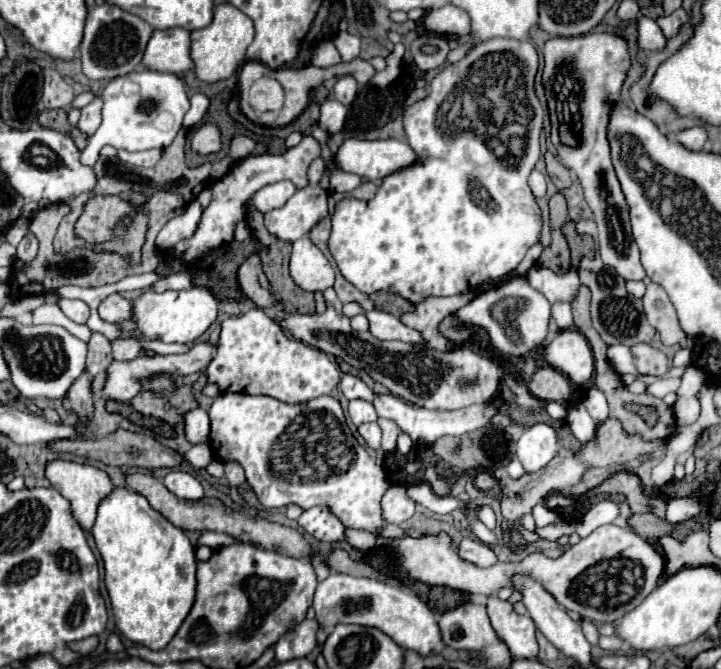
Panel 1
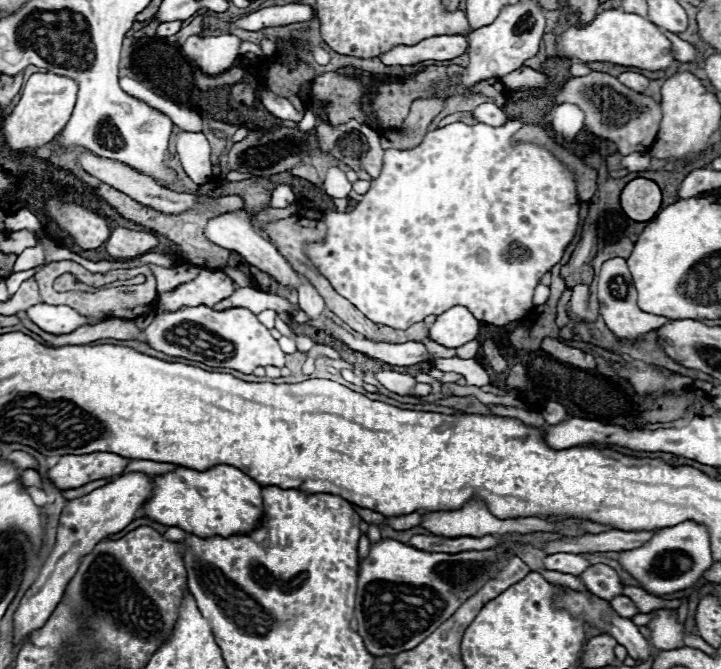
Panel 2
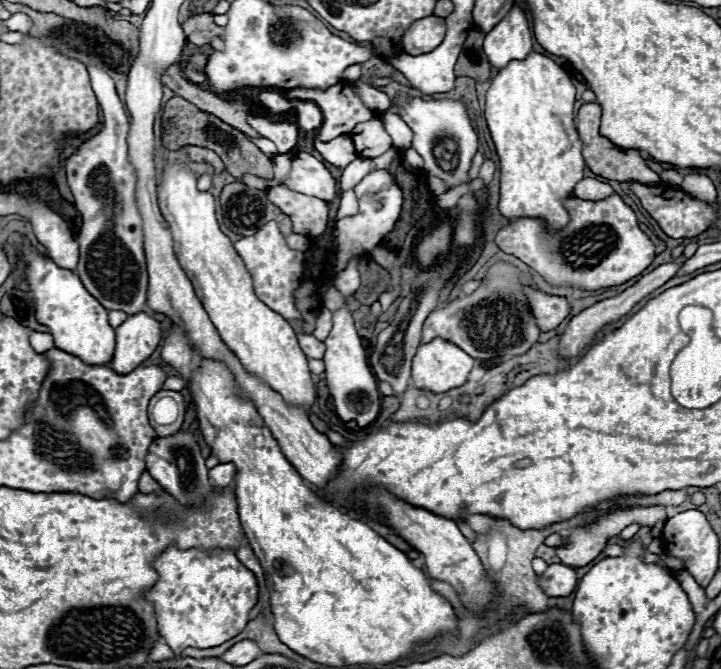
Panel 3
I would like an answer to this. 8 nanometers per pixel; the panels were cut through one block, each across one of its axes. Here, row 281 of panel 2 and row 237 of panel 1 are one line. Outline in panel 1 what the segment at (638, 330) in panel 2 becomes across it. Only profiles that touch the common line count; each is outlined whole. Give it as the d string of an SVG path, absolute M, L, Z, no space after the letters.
M614 32L550 38L546 40L542 52L542 86L548 100L552 144L558 150L558 160L580 180L586 202L594 212L602 262L614 268L624 280L644 280L646 270L640 264L638 246L630 232L628 206L612 166L608 144L608 122L612 106L620 102L620 92L630 70L628 40Z

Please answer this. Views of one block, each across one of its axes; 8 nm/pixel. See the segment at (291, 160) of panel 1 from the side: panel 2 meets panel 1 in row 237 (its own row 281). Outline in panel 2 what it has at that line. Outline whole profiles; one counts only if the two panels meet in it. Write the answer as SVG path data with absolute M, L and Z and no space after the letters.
M202 270L192 282L180 284L158 300L166 312L174 312L184 306L214 306L216 302L232 296L234 290L234 282L222 270Z

